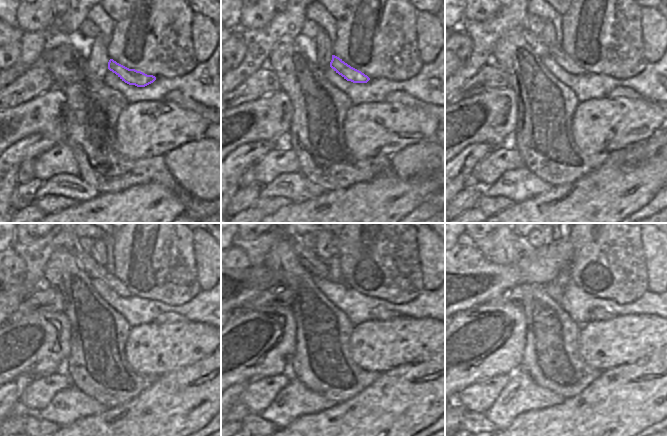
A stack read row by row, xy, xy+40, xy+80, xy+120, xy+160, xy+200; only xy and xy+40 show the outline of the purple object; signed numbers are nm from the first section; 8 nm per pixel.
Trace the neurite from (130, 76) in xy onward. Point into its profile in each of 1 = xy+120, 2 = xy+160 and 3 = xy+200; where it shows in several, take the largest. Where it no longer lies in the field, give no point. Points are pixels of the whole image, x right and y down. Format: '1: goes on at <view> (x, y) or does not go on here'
1: goes on at xy+120 (84, 261)
2: goes on at xy+160 (317, 267)
3: goes on at xy+200 (525, 249)

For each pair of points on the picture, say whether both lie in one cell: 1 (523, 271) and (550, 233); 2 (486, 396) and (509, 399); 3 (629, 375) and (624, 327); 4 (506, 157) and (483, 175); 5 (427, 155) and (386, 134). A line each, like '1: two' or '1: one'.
1: two
2: two
3: two
4: one
5: two

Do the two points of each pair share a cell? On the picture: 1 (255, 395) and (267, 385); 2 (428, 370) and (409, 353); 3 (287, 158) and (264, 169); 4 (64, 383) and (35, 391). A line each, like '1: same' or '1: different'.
1: same
2: different
3: same
4: same

